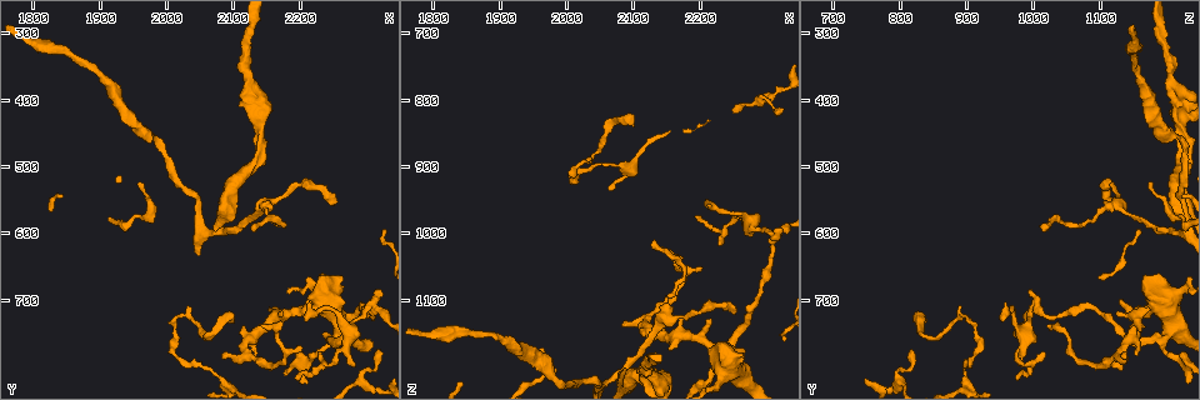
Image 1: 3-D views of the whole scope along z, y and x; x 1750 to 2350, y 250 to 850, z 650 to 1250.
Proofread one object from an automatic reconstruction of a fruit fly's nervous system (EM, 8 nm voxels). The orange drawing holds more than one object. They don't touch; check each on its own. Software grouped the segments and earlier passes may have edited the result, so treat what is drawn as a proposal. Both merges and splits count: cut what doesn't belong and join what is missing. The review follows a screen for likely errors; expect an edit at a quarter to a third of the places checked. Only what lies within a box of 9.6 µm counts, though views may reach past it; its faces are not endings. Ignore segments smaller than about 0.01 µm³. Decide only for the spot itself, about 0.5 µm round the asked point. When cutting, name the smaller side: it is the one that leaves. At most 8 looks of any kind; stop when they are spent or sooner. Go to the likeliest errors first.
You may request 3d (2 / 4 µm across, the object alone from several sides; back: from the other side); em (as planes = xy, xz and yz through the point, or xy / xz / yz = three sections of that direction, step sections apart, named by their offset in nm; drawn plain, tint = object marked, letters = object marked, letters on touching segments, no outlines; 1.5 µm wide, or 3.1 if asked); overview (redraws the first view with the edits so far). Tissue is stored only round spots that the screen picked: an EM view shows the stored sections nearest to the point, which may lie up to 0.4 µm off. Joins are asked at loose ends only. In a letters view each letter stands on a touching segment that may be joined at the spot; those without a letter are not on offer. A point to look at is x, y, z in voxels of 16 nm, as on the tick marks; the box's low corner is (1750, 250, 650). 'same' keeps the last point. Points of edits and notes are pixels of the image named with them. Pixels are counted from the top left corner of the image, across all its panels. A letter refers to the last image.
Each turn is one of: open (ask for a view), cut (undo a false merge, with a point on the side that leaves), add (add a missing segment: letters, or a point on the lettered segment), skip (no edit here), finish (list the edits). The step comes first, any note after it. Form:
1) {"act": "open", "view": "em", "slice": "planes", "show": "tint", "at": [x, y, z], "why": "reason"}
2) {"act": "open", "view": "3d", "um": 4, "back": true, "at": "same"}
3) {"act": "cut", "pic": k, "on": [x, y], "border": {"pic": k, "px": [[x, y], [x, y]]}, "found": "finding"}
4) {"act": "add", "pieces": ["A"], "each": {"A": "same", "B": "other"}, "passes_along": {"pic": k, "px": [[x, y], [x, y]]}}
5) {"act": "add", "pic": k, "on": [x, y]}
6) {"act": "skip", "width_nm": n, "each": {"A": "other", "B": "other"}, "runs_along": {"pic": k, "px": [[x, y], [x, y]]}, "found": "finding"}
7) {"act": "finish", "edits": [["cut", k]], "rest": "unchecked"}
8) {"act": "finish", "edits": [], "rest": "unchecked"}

{"act": "open", "view": "3d", "um": 4, "back": true, "at": [2220, 715, 1170], "why": "sudden change in width"}

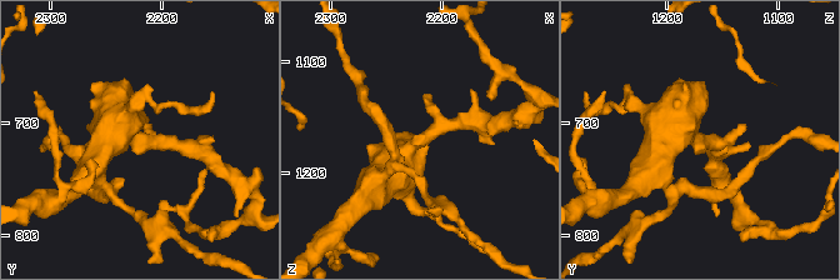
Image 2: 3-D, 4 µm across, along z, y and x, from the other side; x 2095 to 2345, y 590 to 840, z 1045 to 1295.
{"act": "open", "view": "em", "slice": "yz", "step": 4, "show": "tint", "at": [2216, 716, 1170], "why": "now the EM"}

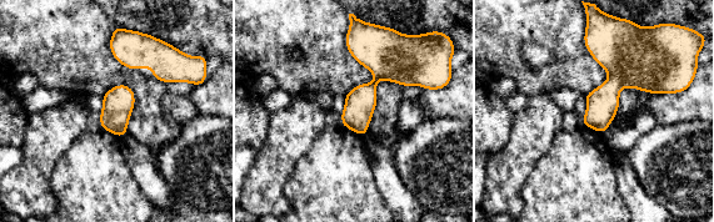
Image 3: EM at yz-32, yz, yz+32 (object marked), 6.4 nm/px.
{"act": "open", "view": "em", "slice": "yz", "step": 4, "show": "letters", "at": "same"}

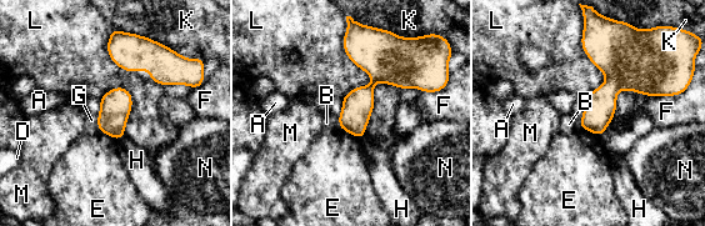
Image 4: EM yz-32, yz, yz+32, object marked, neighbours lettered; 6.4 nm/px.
{"act": "skip", "each": {"A": "other", "B": "other", "D": "other", "E": "other", "F": "other", "G": "other", "H": "other", "K": "other", "L": "other", "M": "other", "N": "other"}, "border": {"pic": 4, "px": [[346, 25], [370, 83], [341, 99]]}, "found": "continuous, no second cell"}

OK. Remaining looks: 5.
{"act": "open", "view": "3d", "um": 2, "at": [2230, 785, 1015], "why": "thin end"}

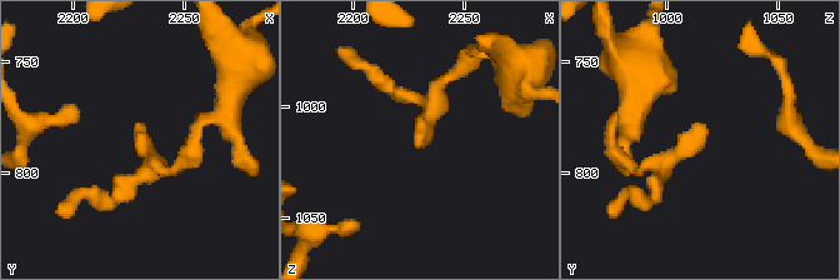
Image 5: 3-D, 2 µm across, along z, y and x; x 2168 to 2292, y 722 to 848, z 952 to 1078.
{"act": "open", "view": "em", "slice": "planes", "show": "plain", "at": [2228, 780, 1017], "why": "now the EM"}

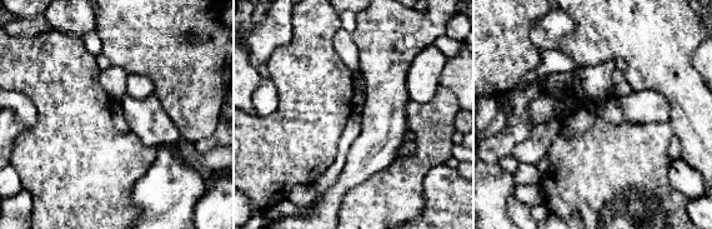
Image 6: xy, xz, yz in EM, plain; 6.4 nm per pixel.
{"act": "open", "view": "em", "slice": "planes", "show": "letters", "at": "same"}

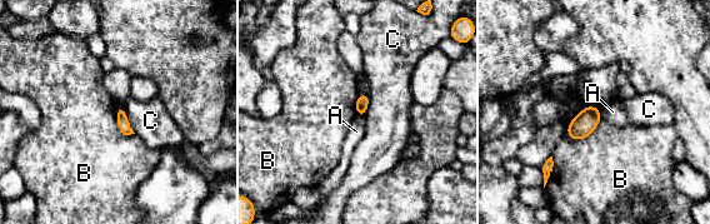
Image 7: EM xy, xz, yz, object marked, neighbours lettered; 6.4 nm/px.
{"act": "skip", "longest_contact_nm": ["B", 260], "each": {"A": "other", "B": "other", "C": "other"}, "border": {"pic": 7, "px": [[601, 118], [581, 139], [565, 133]]}, "found": "no lettered segment goes on from it"}

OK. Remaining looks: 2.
{"act": "finish", "edits": [], "rest": "unchecked"}

